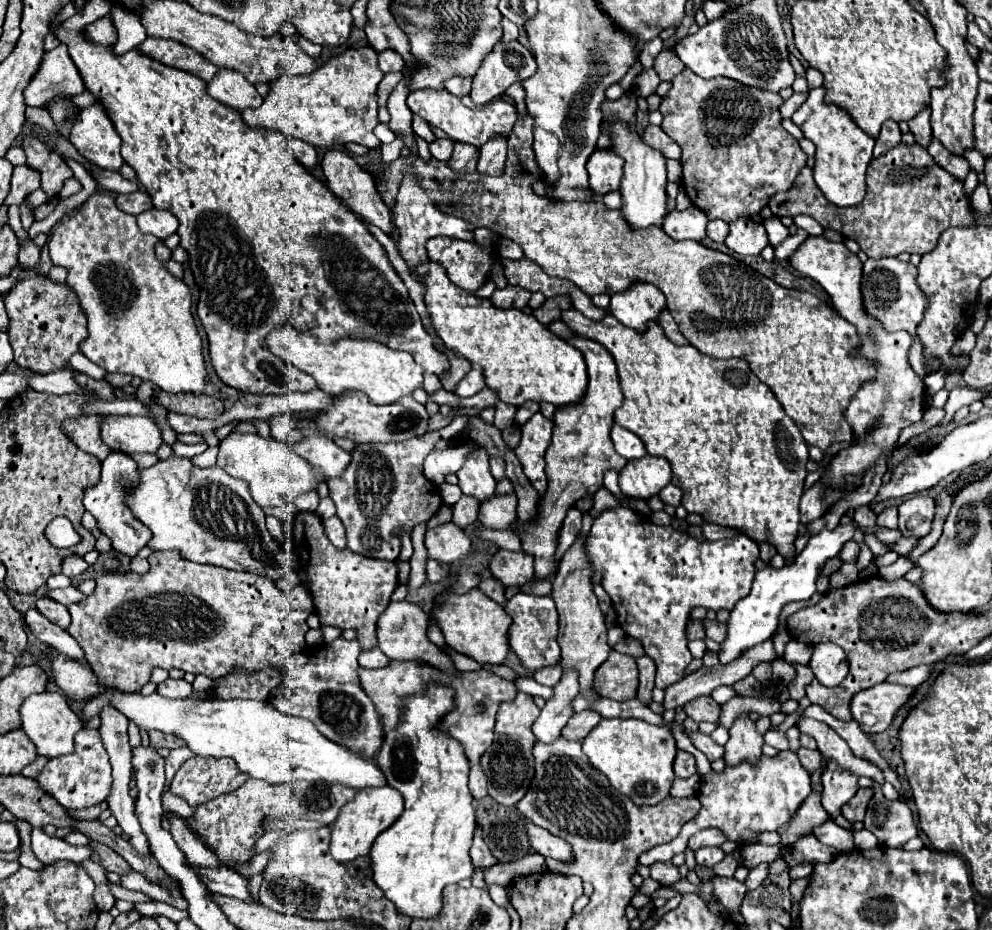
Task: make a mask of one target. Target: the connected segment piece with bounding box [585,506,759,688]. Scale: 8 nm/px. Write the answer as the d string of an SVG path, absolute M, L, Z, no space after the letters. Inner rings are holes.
M625 506L603 510L593 520L591 532L585 540L585 552L591 560L593 570L601 572L601 586L611 596L617 612L617 624L625 630L627 636L641 640L645 652L655 660L657 688L667 688L669 684L681 680L693 660L685 638L685 626L691 608L703 606L713 610L731 610L737 600L749 594L755 576L753 562L759 558L757 542L749 536L735 536L717 542L699 542L697 538L689 536L687 532L679 532L673 526L657 526L649 518Z

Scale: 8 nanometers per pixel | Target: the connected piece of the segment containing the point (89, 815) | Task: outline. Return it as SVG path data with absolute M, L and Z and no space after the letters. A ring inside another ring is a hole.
M105 802L95 804L93 808L85 808L80 810L68 810L67 813L70 817L76 820L97 820L99 814L105 810Z

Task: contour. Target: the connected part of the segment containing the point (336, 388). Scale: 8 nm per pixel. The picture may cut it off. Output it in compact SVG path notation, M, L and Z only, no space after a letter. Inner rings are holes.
M285 324L269 332L267 346L287 364L313 376L317 388L327 394L355 390L365 392L373 404L393 404L403 396L411 396L413 390L423 386L423 368L413 360L411 354L385 348L373 340L343 338L335 344L323 344L313 334L297 332L293 324Z

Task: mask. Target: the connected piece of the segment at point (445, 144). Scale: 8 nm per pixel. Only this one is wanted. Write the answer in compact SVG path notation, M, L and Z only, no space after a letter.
M437 138L429 144L429 150L431 150L431 156L437 158L437 160L449 160L451 154L453 154L453 140L449 138Z

